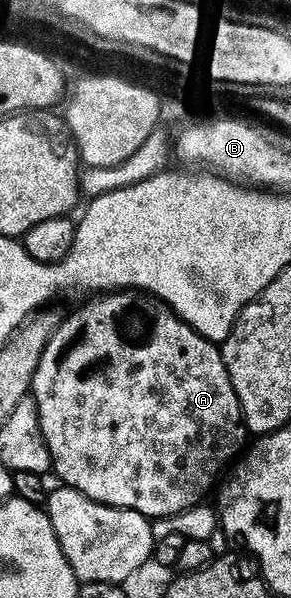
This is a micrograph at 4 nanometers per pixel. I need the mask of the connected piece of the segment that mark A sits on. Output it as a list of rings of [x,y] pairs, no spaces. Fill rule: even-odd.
[[[120,289],[99,293],[88,299],[91,300],[81,304],[72,315],[68,314],[59,328],[49,337],[45,345],[45,353],[41,353],[41,361],[37,361],[37,373],[33,373],[29,392],[37,405],[41,437],[45,437],[45,445],[49,449],[53,475],[59,478],[58,482],[62,486],[77,489],[95,503],[133,509],[150,520],[176,515],[200,506],[204,502],[203,495],[210,493],[211,486],[213,486],[212,491],[216,486],[215,478],[219,474],[222,476],[236,462],[237,456],[244,450],[249,439],[249,432],[243,423],[243,410],[237,401],[233,381],[229,381],[220,344],[194,331],[167,304],[146,294],[136,293],[131,289]]]

